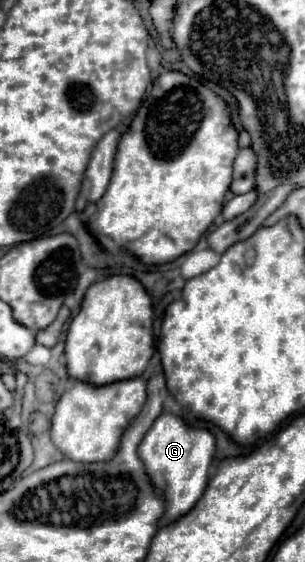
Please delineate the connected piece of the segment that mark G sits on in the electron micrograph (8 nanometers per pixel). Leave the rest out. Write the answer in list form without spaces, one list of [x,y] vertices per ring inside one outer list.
[[[170,412],[160,414],[160,418],[156,418],[156,422],[144,434],[138,446],[138,456],[146,468],[146,474],[156,494],[166,504],[160,522],[176,522],[178,518],[188,514],[188,510],[192,510],[192,506],[198,502],[208,482],[208,470],[214,460],[214,448],[214,436],[208,430],[192,428],[180,416]]]

